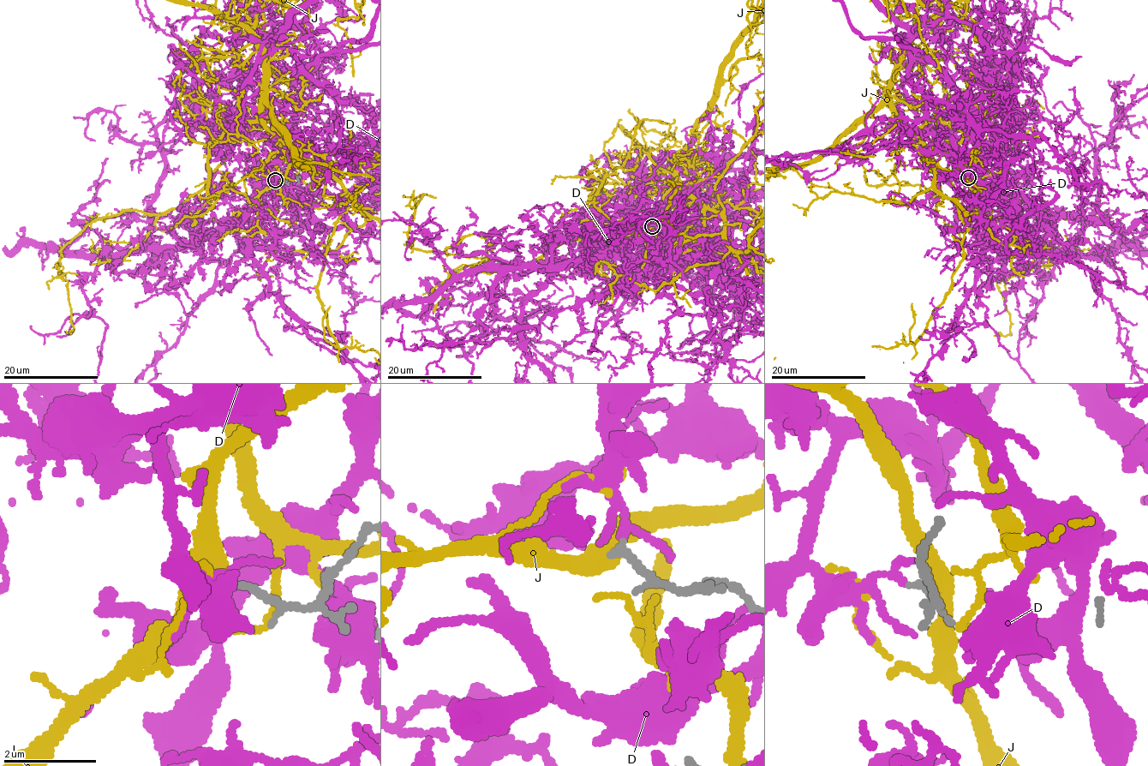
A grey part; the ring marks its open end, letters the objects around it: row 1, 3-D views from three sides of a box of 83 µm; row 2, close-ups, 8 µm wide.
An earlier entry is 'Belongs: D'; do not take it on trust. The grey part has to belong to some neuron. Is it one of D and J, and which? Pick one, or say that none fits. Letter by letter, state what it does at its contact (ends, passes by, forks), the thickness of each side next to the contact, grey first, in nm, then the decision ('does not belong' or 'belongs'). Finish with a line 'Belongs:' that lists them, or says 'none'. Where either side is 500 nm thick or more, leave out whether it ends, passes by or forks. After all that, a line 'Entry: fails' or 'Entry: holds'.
D: it forks; calibres 160 and 100 nm; does not belong
J: it forks; calibres 150 and 280 nm; belongs
Belongs: J
Entry: fails

